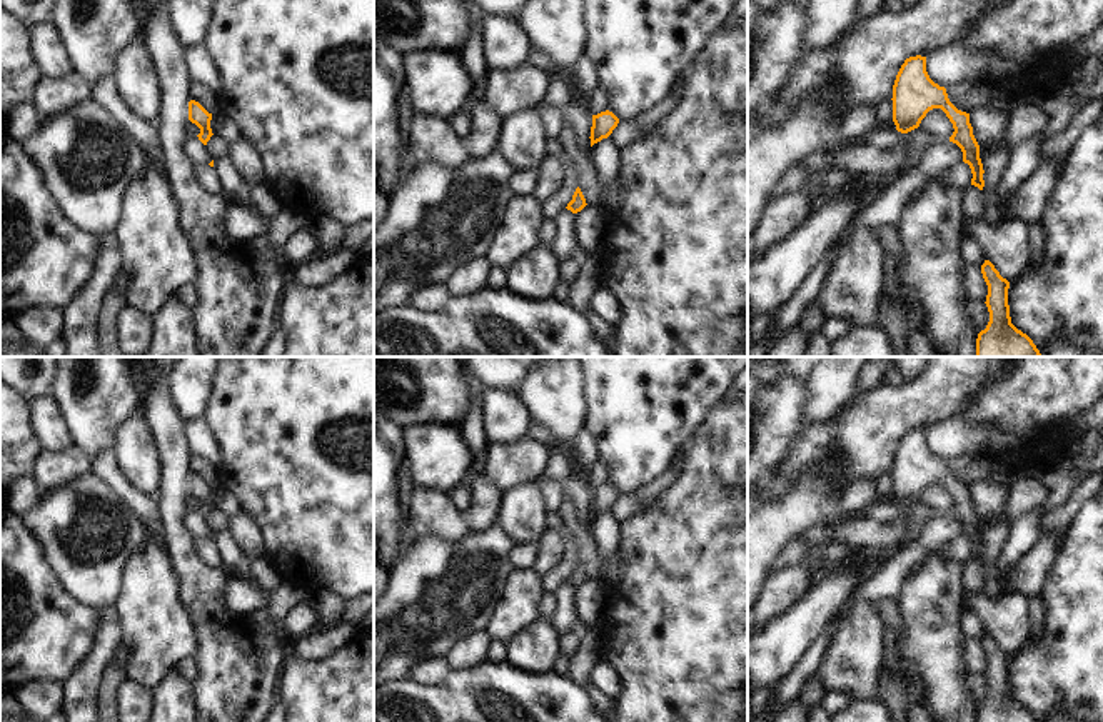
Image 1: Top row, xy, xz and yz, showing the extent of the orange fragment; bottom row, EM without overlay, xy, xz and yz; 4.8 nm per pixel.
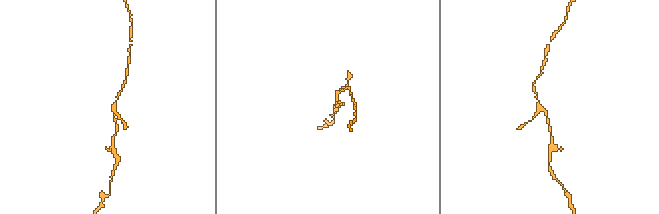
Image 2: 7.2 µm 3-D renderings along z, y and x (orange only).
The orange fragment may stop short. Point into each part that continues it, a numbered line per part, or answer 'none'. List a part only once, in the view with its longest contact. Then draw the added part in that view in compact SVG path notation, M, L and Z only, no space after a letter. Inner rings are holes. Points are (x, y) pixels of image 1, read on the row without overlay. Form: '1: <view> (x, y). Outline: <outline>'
none.

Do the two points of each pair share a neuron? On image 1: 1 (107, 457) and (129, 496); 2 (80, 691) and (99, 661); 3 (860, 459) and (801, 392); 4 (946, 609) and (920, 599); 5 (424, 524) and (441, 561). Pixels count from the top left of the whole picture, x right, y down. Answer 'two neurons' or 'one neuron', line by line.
1: one neuron
2: one neuron
3: two neurons
4: one neuron
5: two neurons

